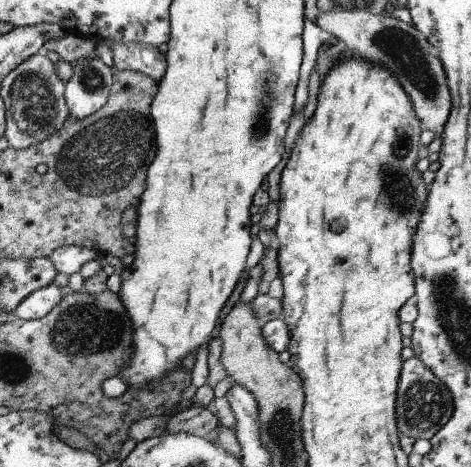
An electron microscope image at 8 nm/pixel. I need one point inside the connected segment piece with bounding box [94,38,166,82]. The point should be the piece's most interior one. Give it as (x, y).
(134, 56)

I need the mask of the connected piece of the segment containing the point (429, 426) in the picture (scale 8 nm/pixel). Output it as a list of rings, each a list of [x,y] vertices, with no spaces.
[[[411,356],[409,360],[405,360],[401,366],[395,398],[395,418],[399,434],[413,440],[429,440],[449,420],[452,410],[452,398],[445,384],[433,376],[433,372],[417,357]]]

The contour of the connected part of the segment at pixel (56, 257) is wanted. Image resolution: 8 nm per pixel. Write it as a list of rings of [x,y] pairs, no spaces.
[[[62,246],[49,253],[49,260],[57,273],[71,276],[78,273],[81,266],[91,260],[100,260],[104,254],[95,252],[91,247]]]

